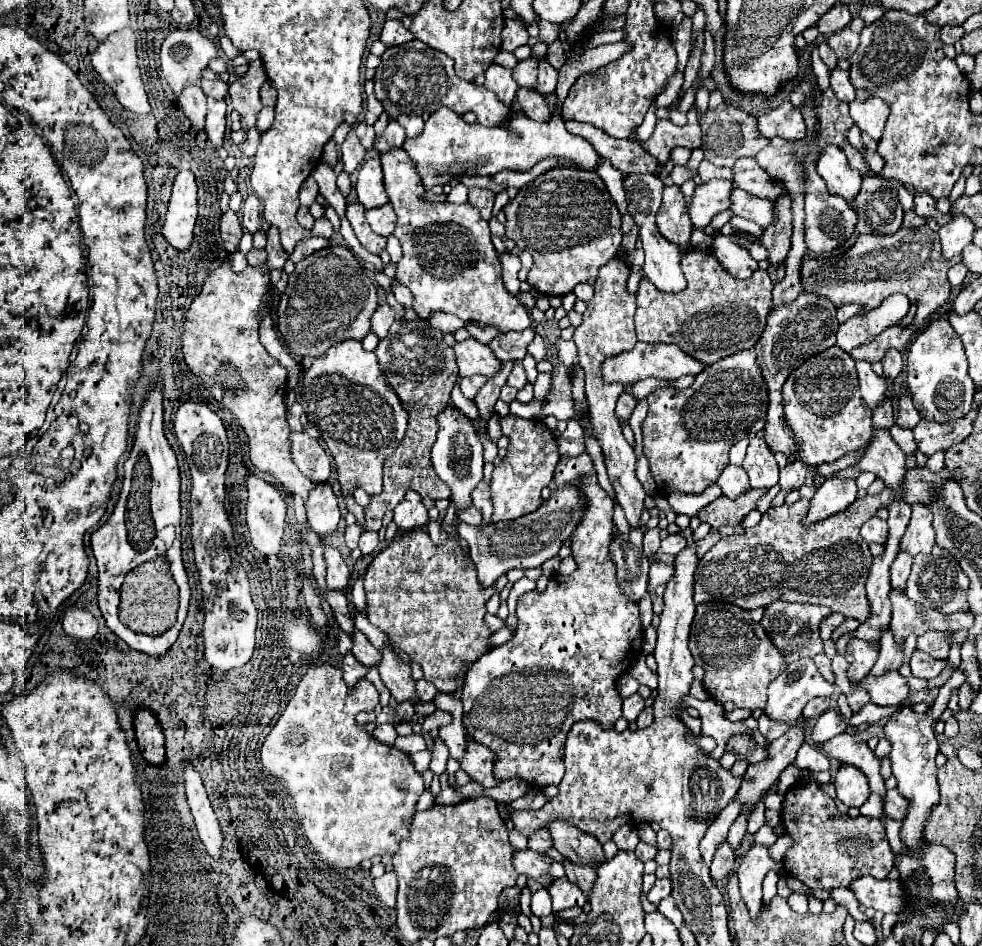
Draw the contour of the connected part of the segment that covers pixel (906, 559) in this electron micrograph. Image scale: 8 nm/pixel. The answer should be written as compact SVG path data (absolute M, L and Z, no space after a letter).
M898 553L898 557L894 559L894 563L890 567L892 589L898 589L898 591L906 589L906 581L908 581L908 575L910 575L910 565L912 565L912 557Z

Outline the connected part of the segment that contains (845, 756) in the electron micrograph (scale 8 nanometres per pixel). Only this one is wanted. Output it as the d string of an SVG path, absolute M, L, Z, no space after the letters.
M844 731L844 733L832 737L830 741L818 743L818 749L824 751L828 757L836 757L842 763L858 767L868 777L870 791L880 795L882 799L886 797L884 779L880 775L880 759L874 755L874 751L868 747L868 743L862 741L858 735L850 735Z

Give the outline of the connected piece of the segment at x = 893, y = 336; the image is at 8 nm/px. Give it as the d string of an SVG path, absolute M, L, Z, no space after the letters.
M900 227L894 235L858 235L856 243L848 247L842 255L834 257L806 257L802 261L802 291L822 295L834 303L834 307L842 307L848 303L862 305L862 311L858 315L864 315L866 311L876 309L886 295L892 293L904 293L910 303L916 307L916 315L910 325L890 325L880 335L876 335L872 341L862 343L858 349L854 349L850 355L854 359L866 359L870 363L880 361L888 349L906 349L912 335L916 335L924 323L934 317L932 313L938 311L948 303L950 297L950 283L948 283L948 269L958 263L962 257L946 261L942 259L942 253L938 251L938 235L928 227L920 229L906 229Z

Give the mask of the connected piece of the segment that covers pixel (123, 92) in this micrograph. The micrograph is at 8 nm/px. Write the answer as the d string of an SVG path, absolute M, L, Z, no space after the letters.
M130 27L108 35L92 53L92 65L98 71L98 75L114 89L118 101L138 113L150 113L150 103L148 103L148 95L144 91L144 83L142 83L142 75L140 75L140 67L138 67L138 55L136 55L136 37L134 31Z

